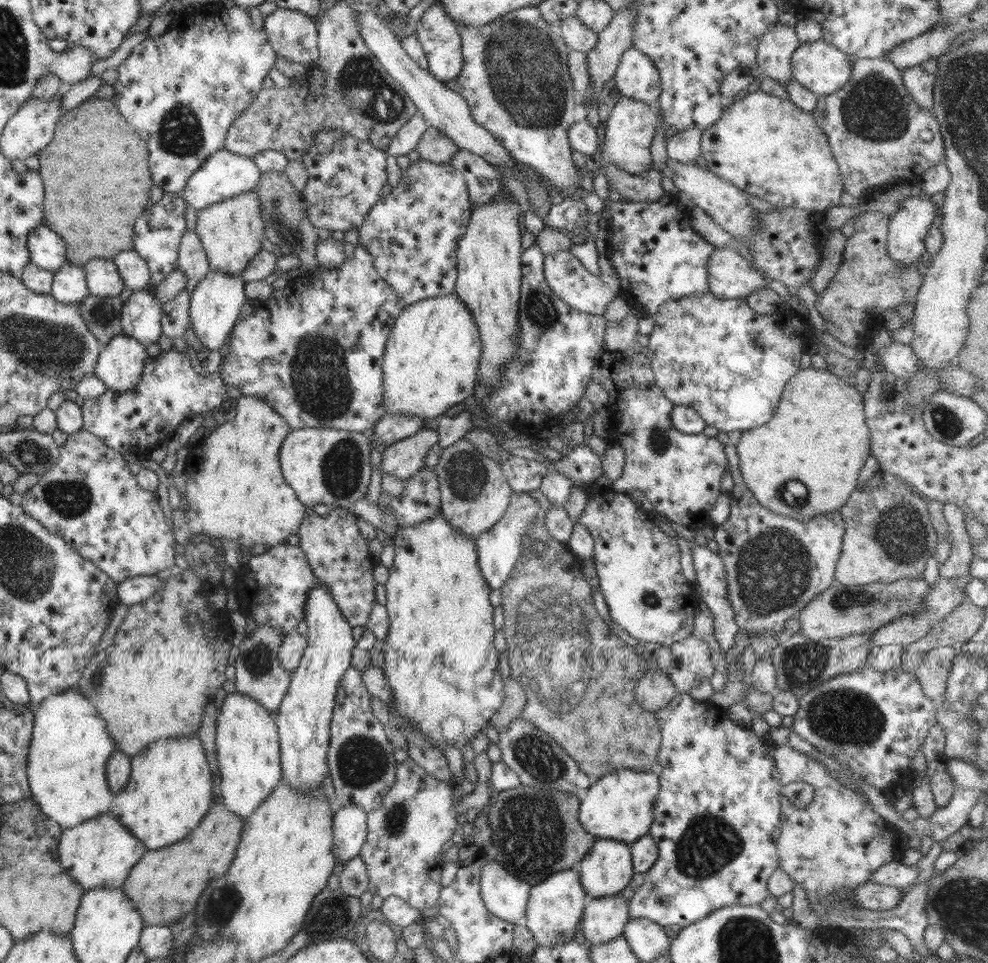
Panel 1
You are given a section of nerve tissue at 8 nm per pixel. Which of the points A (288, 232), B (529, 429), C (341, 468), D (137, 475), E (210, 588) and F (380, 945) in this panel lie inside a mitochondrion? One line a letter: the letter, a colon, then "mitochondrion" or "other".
A: mitochondrion
B: other
C: mitochondrion
D: other
E: other
F: other

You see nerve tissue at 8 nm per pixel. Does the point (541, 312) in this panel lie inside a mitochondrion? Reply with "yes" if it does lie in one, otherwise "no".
yes

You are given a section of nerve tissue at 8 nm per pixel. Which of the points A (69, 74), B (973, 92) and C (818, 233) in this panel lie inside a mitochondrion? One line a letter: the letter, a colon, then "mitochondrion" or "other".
A: other
B: mitochondrion
C: other

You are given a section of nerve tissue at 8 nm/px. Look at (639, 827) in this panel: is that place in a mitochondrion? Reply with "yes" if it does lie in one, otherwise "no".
no

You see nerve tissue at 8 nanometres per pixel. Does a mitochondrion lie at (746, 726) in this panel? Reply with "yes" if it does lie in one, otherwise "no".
no

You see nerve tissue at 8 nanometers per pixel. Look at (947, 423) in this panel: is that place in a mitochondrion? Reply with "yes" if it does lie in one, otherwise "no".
yes

